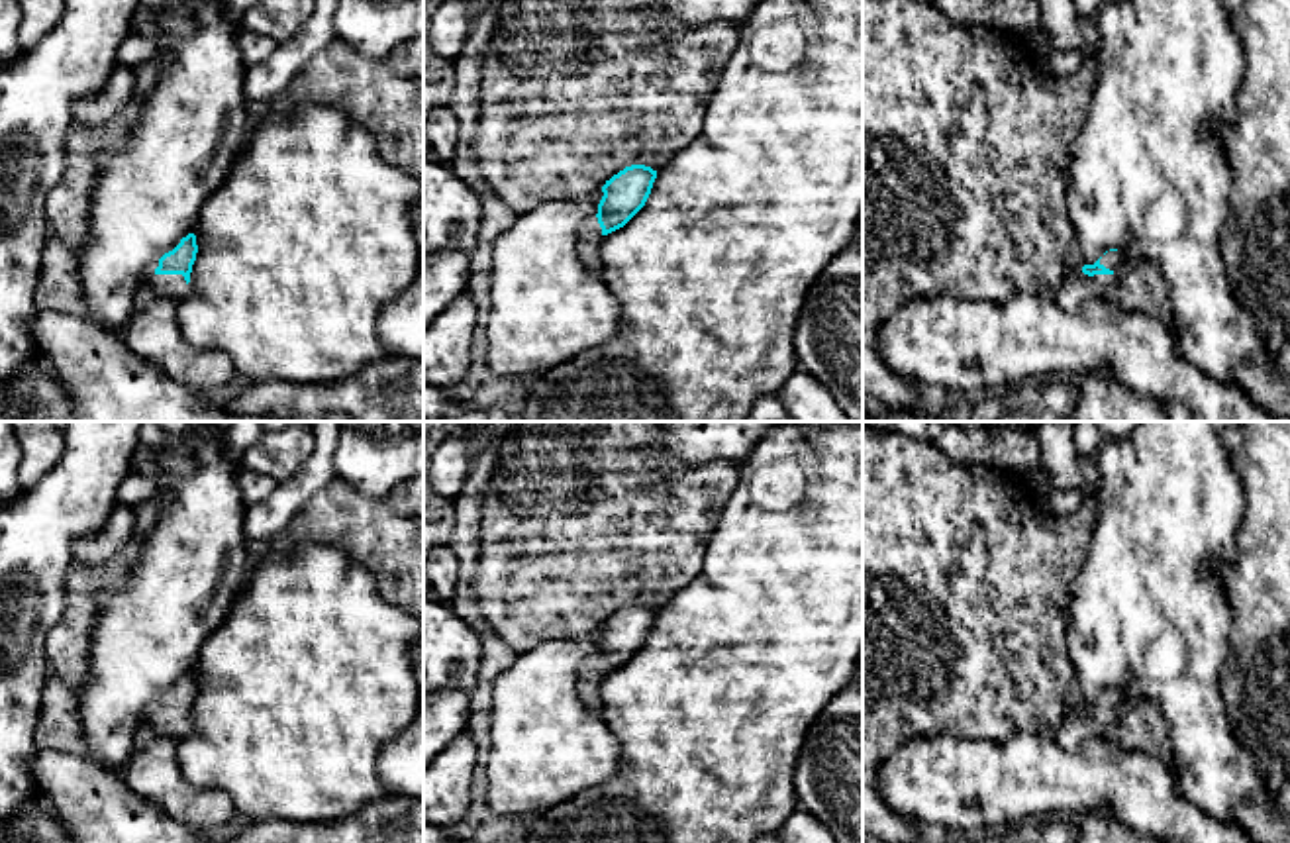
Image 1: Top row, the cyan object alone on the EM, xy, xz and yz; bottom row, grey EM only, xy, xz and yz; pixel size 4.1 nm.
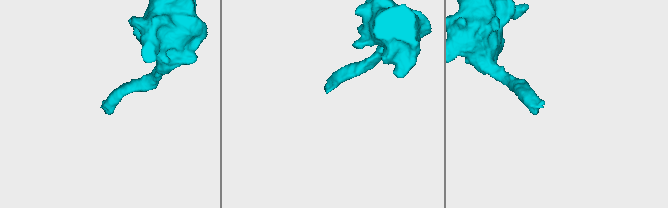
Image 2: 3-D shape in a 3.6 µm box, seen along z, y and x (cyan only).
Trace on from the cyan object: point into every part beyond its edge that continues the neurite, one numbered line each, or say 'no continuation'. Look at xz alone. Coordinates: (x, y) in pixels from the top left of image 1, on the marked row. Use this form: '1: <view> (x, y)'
1: xz (591, 236)

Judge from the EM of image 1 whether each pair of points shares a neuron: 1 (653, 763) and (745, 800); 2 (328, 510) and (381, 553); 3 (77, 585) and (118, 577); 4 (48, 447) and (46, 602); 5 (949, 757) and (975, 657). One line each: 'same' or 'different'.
1: same
2: same
3: same
4: different
5: different

